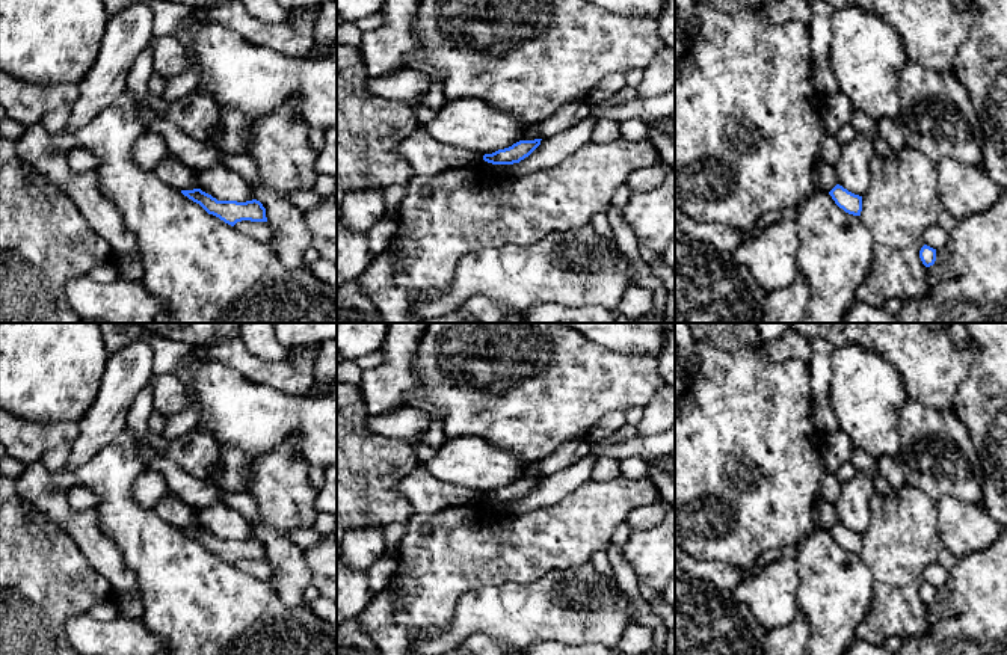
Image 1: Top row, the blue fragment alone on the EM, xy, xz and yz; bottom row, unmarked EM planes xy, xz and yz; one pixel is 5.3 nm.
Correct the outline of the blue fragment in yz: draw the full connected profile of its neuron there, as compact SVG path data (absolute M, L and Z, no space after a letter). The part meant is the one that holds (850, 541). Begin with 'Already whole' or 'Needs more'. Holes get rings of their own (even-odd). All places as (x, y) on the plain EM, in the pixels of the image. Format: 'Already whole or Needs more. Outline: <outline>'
Already whole. Outline: M836 522L829 533L835 539L835 542L842 546L845 551L853 554L861 554L862 549L862 534L855 533L844 527L842 524Z

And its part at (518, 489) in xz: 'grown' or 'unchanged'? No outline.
unchanged

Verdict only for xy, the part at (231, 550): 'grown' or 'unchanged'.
unchanged

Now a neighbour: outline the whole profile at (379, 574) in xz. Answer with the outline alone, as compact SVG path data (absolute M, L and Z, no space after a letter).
M397 548L386 549L386 552L367 569L368 587L371 590L371 601L377 599L393 577L399 572L400 551Z

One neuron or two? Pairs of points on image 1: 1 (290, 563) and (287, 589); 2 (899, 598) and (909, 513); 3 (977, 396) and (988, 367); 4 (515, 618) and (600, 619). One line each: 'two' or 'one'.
1: one
2: one
3: one
4: one

